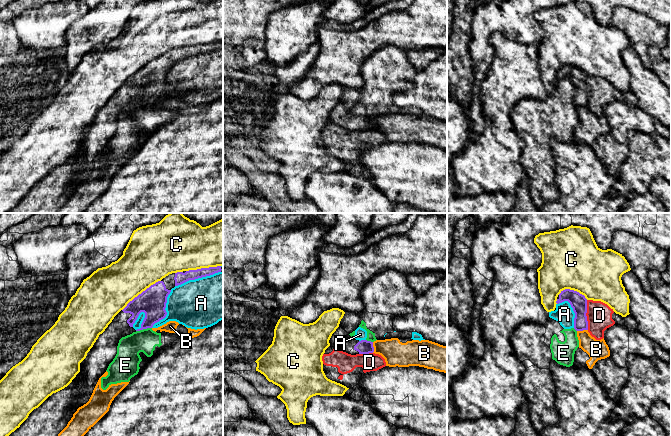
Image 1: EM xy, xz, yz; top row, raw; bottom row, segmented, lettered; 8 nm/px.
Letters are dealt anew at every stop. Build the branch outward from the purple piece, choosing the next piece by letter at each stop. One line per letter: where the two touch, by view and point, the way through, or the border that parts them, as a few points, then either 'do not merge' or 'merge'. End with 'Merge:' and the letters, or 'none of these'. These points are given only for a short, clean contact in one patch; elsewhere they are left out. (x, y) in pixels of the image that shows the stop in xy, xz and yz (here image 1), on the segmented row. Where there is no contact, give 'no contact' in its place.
A: xy (197, 278) | do not merge
B: xz (373, 347) | do not merge
C: xy (141, 293) | do not merge
D: yz (585, 315) | do not merge
E: xy (143, 328) | along xy (151, 327), (136, 331) | do not merge
Merge: none of these

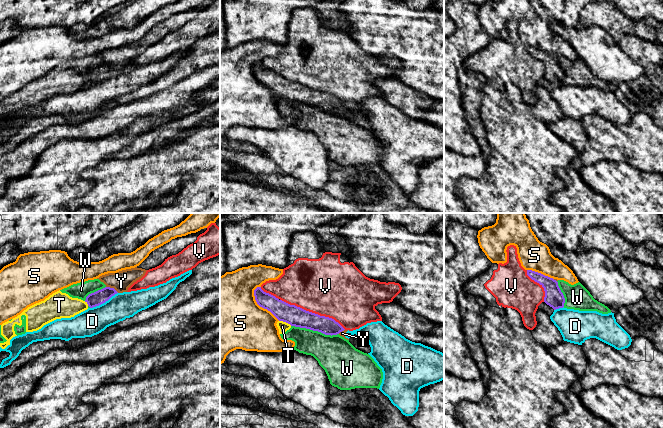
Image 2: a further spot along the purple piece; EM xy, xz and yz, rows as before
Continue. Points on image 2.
D: xy (103, 302) | along xy (117, 292), (104, 302), (90, 308) | do not merge
S: xz (260, 306) | do not merge
T: xz (285, 321) | do not merge
V: xz (313, 313) | do not merge
W: xz (315, 330) | along xz (291, 325), (317, 330), (325, 334), (338, 334) | do not merge
Y: xy (112, 288) | across xy (99, 297), (112, 288), (121, 281) | merge
Merge: Y

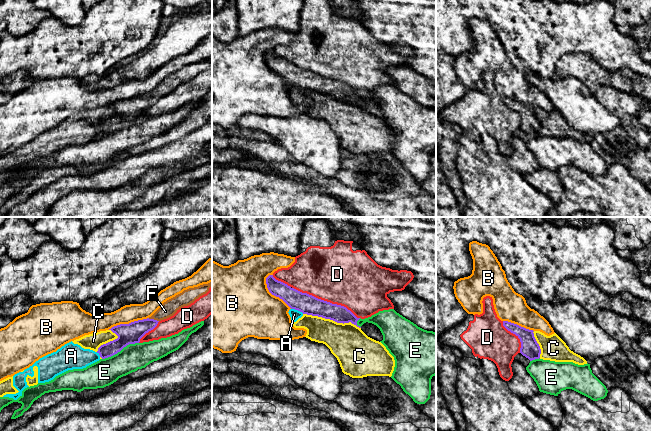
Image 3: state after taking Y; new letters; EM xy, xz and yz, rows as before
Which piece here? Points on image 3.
A: xz (297, 309) | do not merge
B: xz (272, 294) | do not merge
C: xz (332, 319) | along xz (303, 313), (329, 318), (337, 322), (351, 322), (360, 328) | do not merge
D: xz (326, 301) | do not merge
E: xy (120, 350) | along xy (138, 342), (127, 344), (116, 353), (102, 359) | do not merge
F: xy (153, 319) | across xy (131, 333), (147, 325), (153, 319), (169, 308) | merge
Merge: F

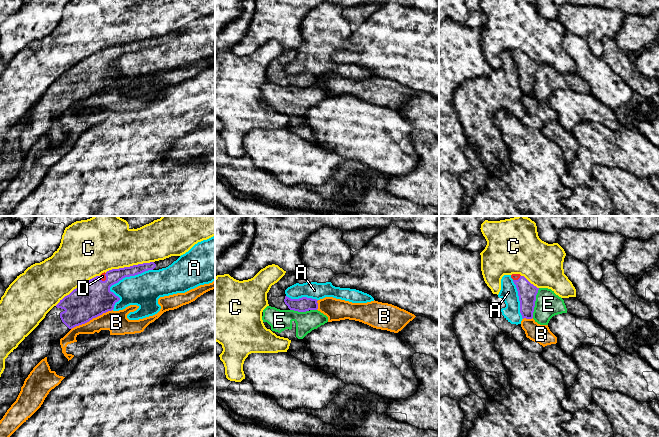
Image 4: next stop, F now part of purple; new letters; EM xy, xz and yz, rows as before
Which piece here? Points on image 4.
A: xy (119, 280) | do not merge
B: xy (91, 319) | do not merge
C: xy (130, 266) | do not merge
D: xy (106, 278) | across xy (93, 298), (98, 287), (106, 278), (102, 276) | merge
E: yz (534, 303) | do not merge
Merge: D

